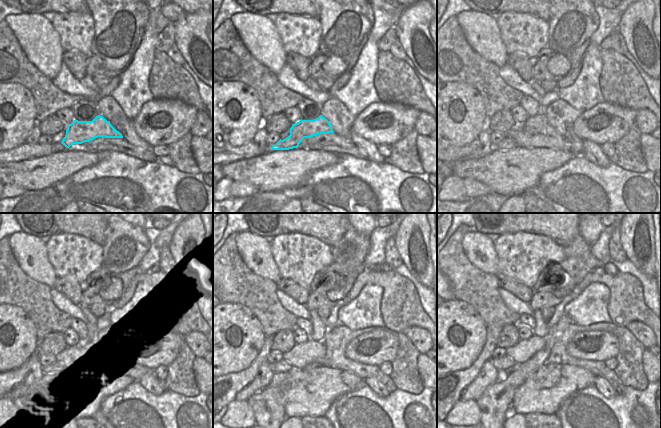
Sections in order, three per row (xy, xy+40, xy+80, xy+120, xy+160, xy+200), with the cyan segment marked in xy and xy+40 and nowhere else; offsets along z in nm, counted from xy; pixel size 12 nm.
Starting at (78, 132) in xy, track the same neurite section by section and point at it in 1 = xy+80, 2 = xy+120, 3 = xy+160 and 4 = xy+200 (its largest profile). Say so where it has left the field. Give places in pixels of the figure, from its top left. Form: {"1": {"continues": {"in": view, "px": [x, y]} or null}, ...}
{"1": {"continues": {"in": "xy+80", "px": [538, 124]}}, "2": {"continues": {"in": "xy+120", "px": [57, 367]}}, "3": {"continues": {"in": "xy+160", "px": [282, 366]}}, "4": {"continues": {"in": "xy+200", "px": [504, 363]}}}

